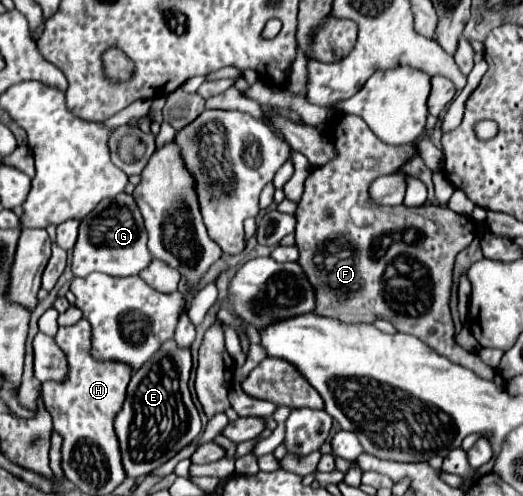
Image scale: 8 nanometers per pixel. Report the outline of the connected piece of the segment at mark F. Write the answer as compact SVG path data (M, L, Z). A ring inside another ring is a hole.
M346 114L342 120L334 122L334 128L330 124L330 132L334 132L334 146L338 150L338 158L320 166L320 168L314 168L312 174L308 176L306 180L306 188L304 188L304 196L302 200L298 202L298 208L296 208L296 246L298 246L298 252L300 252L300 258L298 258L298 264L302 266L302 270L306 272L306 278L310 280L310 284L314 284L314 292L318 292L318 308L314 308L314 312L318 312L318 316L334 316L336 320L346 320L346 324L372 324L376 322L378 318L386 320L398 330L398 332L406 332L406 334L412 334L412 336L418 336L424 344L428 344L430 348L434 348L438 354L446 356L448 360L452 360L454 364L460 364L472 372L476 372L480 378L488 378L488 380L494 380L496 378L496 370L486 366L478 354L472 354L472 352L466 352L464 348L460 348L456 342L454 342L454 324L452 324L452 318L450 318L450 308L448 308L448 302L450 302L450 290L452 290L452 266L454 266L454 258L460 250L464 250L472 238L476 236L476 224L472 222L472 218L468 216L460 216L456 212L452 212L450 208L444 208L444 206L432 206L432 204L424 204L418 207L407 206L378 206L374 208L370 196L368 196L368 184L380 176L380 172L396 172L398 168L402 168L404 162L408 162L414 154L414 148L412 144L406 144L406 146L388 146L384 142L380 142L372 132L370 128L366 126L366 122L354 114ZM352 204L372 204L372 206L364 206L364 208L358 208L362 210L362 216L360 216L360 224L352 222ZM396 260L402 260L402 286L392 286L392 288L386 288L384 282L382 282L382 276L384 276L384 270L388 264L394 264Z

